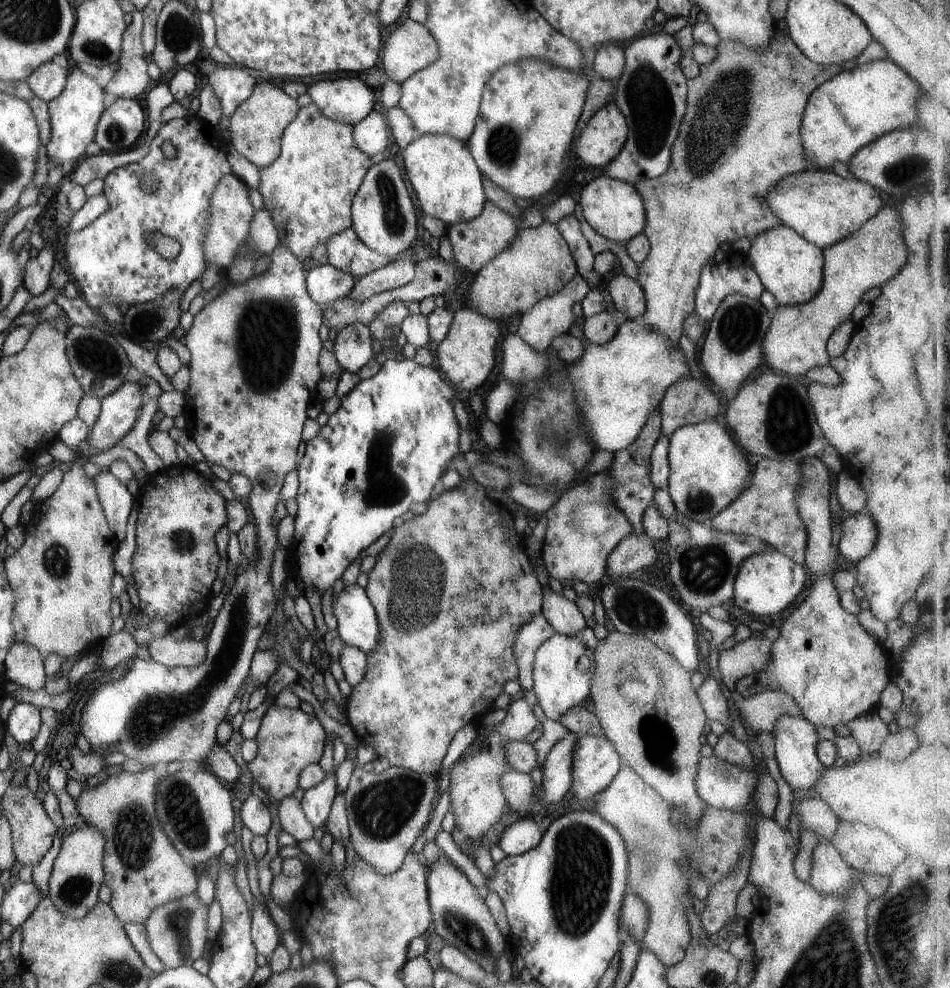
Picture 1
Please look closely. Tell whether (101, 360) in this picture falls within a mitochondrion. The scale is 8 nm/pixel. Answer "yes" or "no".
yes

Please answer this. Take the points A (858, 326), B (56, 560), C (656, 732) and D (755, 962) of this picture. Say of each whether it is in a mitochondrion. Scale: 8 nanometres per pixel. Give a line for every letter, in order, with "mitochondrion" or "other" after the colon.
A: other
B: mitochondrion
C: mitochondrion
D: other

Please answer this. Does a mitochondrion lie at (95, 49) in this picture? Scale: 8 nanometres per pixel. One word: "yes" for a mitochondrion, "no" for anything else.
yes

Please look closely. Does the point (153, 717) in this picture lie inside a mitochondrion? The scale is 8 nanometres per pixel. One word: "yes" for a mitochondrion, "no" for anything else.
yes

